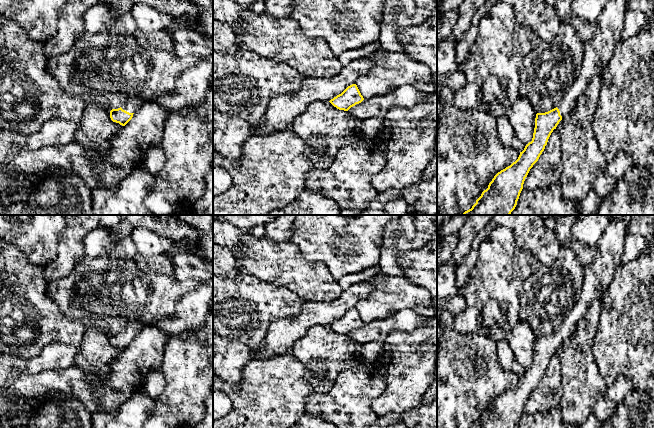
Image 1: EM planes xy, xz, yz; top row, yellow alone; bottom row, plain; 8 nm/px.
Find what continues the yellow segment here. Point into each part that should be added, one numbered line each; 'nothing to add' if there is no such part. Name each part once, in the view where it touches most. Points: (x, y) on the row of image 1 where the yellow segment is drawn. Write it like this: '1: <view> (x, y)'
1: xy (132, 104)

